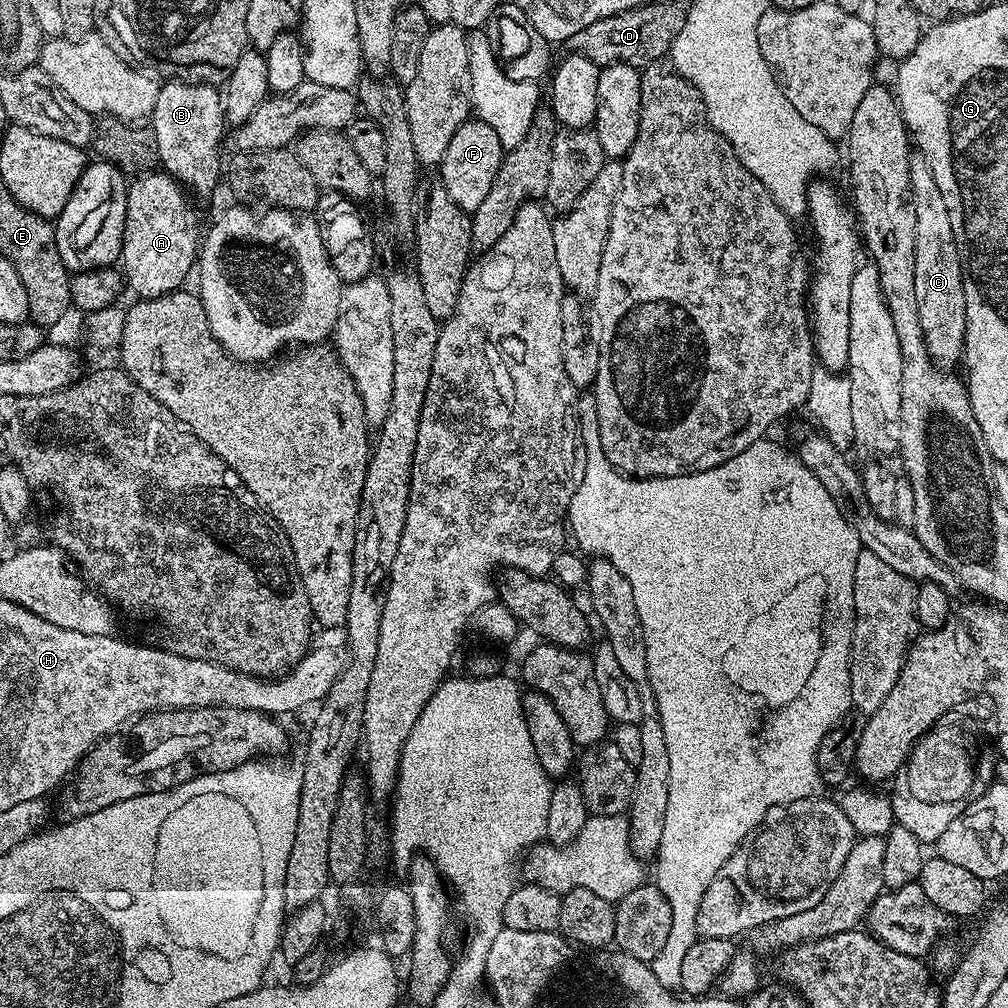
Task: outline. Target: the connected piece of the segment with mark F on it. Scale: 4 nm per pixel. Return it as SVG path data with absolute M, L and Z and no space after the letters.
M469 118L454 130L454 138L450 138L450 146L446 146L446 154L438 166L439 183L464 212L474 213L486 202L486 194L490 194L490 186L494 186L505 151L502 142L498 142L498 134L494 134L494 129L486 126L486 122Z

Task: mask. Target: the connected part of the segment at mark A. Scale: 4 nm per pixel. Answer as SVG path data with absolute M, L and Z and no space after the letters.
M163 170L145 172L128 184L126 198L126 222L124 223L124 251L122 253L122 275L129 289L133 288L137 297L149 300L162 294L179 292L185 287L184 279L193 275L198 264L198 253L202 243L200 220L187 200L185 189L174 177Z

